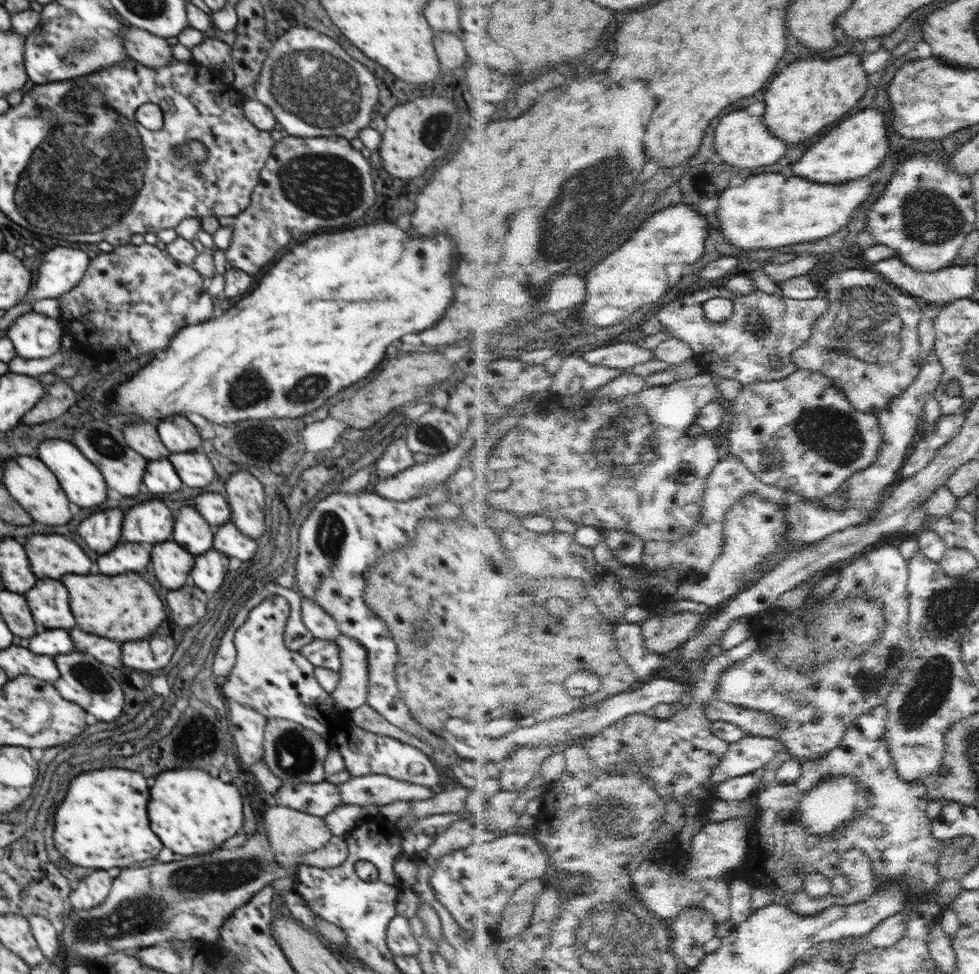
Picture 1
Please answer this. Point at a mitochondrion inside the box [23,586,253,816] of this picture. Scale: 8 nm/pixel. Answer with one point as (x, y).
(90, 677)

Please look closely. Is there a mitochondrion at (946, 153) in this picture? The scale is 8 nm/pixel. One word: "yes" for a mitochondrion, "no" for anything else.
no

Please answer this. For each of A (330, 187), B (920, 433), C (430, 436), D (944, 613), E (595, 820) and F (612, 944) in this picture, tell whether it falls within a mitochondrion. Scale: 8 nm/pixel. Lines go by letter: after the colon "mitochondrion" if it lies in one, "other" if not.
A: mitochondrion
B: other
C: mitochondrion
D: mitochondrion
E: mitochondrion
F: mitochondrion

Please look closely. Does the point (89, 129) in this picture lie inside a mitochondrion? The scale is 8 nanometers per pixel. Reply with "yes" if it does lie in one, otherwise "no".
yes

